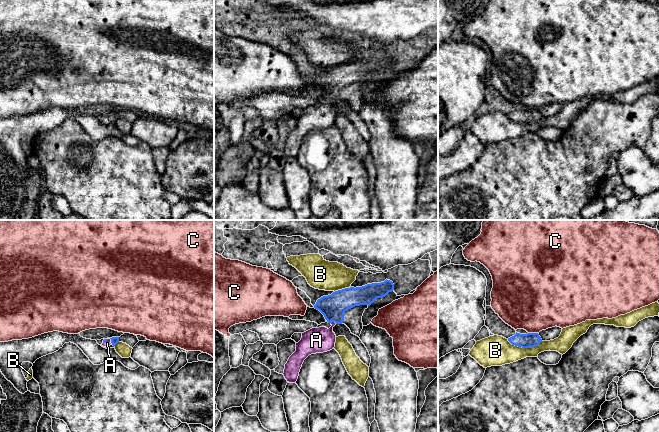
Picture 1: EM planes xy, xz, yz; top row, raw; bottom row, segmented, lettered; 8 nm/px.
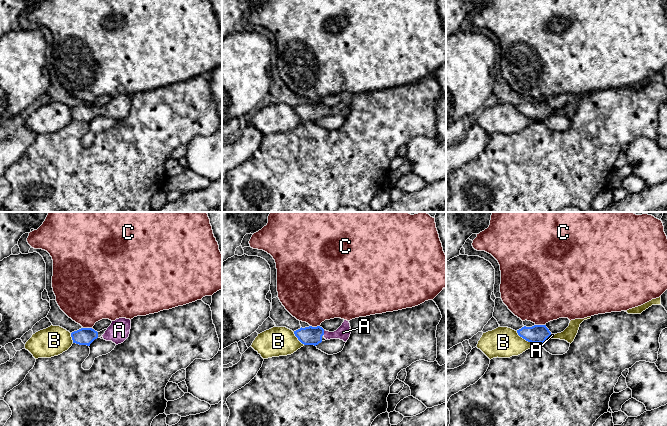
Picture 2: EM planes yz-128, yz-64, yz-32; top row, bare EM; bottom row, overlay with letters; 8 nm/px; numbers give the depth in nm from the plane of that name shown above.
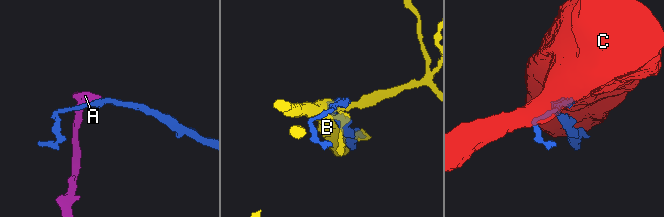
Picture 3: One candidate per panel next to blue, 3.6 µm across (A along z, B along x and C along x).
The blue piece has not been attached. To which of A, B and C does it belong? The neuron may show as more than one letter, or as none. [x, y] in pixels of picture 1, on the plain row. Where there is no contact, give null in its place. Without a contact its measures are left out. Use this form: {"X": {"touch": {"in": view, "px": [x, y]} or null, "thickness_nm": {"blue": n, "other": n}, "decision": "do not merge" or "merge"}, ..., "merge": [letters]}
{"A": {"touch": {"in": "xz", "px": [334, 97]}, "thickness_nm": {"blue": 200, "other": 200}, "decision": "merge"}, "B": {"touch": {"in": "yz", "px": [525, 123]}, "thickness_nm": {"blue": 120, "other": 240}, "decision": "do not merge"}, "C": {"touch": {"in": "yz", "px": [533, 109]}, "thickness_nm": {"blue": 120, "other": 460}, "decision": "do not merge"}, "merge": ["A"]}

